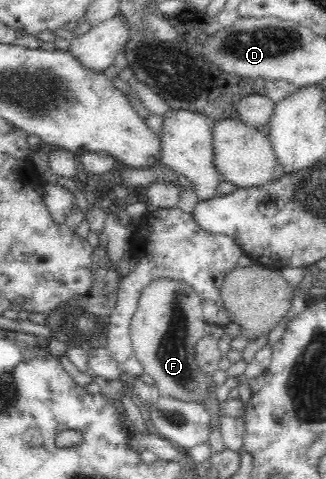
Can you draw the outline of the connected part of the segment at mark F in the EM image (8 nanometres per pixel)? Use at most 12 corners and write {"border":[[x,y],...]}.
{"border":[[162,278],[130,324],[154,395],[206,405],[200,296]]}

